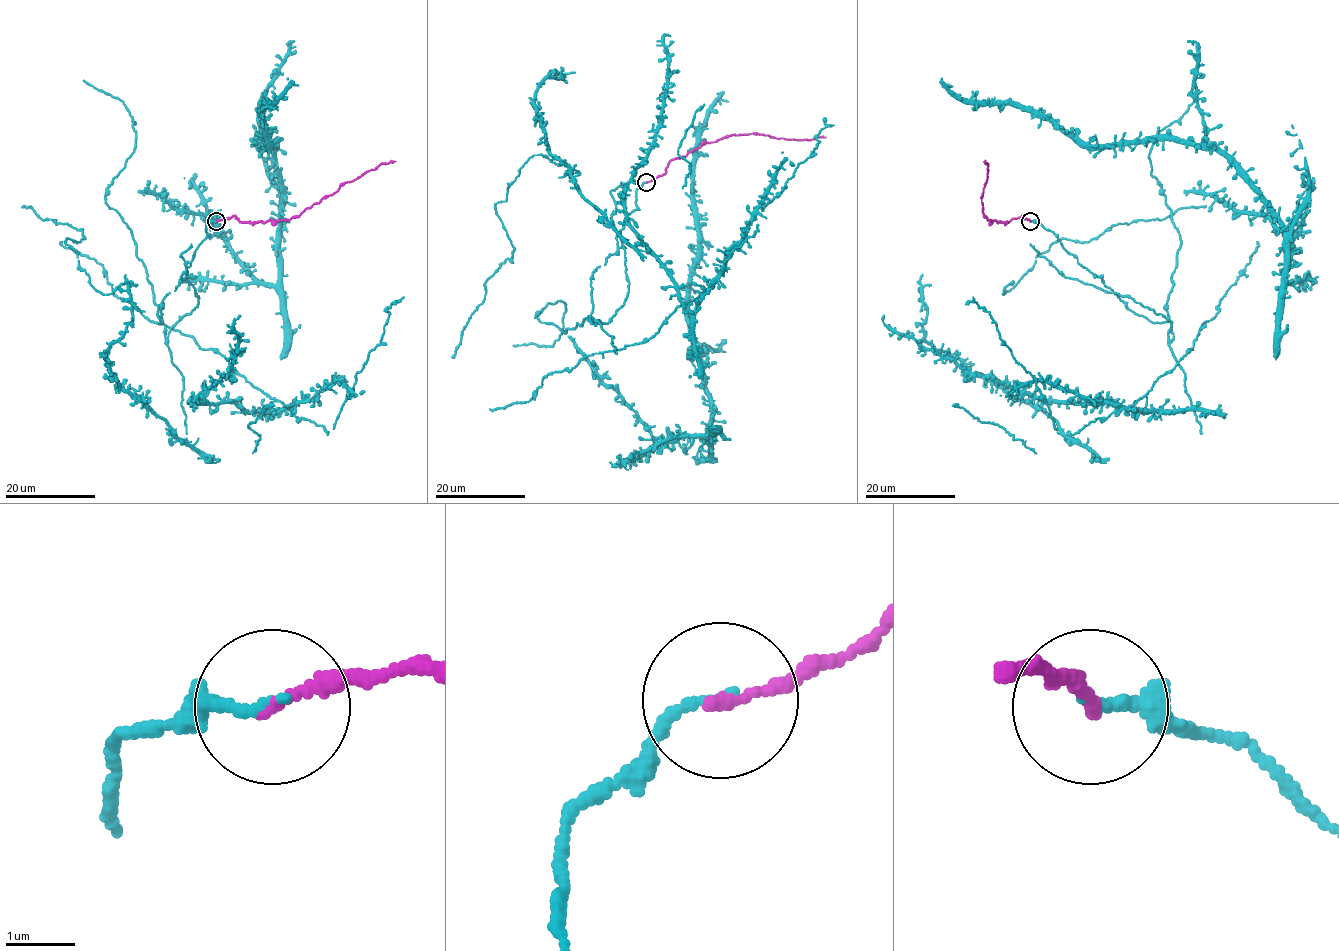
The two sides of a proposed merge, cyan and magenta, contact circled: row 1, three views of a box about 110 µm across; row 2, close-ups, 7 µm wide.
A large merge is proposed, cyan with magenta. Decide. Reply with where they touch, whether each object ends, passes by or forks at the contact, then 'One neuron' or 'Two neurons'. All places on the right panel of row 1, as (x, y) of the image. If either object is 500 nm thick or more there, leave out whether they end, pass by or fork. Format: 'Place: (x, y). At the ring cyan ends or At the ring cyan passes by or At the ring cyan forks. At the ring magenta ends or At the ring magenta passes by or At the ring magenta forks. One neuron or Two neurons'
Place: (1030, 221). At the ring cyan ends. At the ring magenta ends. One neuron

